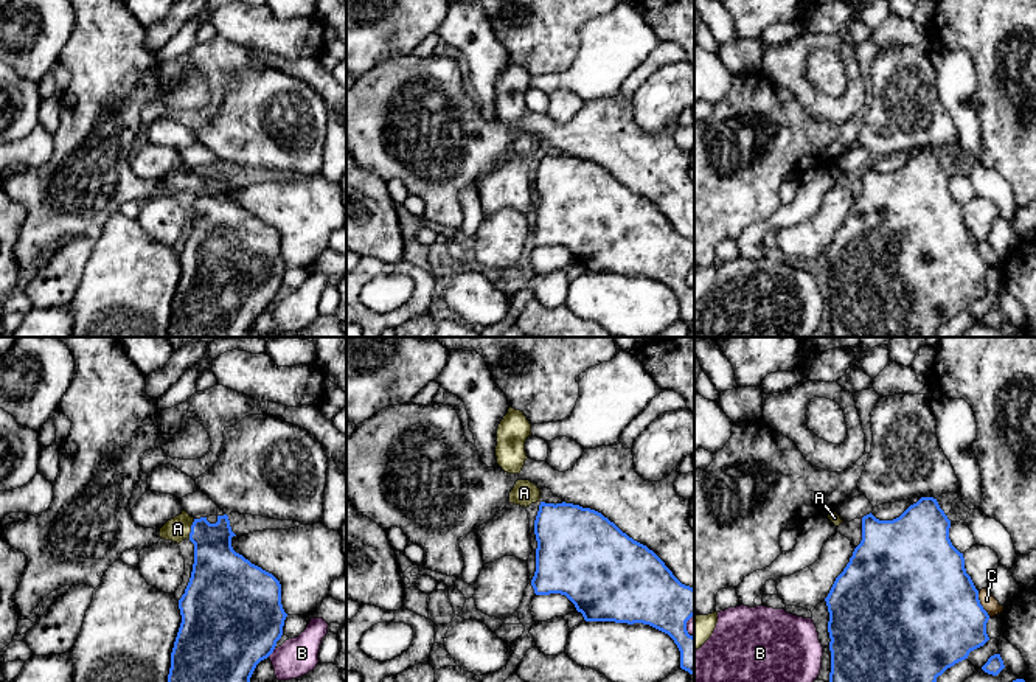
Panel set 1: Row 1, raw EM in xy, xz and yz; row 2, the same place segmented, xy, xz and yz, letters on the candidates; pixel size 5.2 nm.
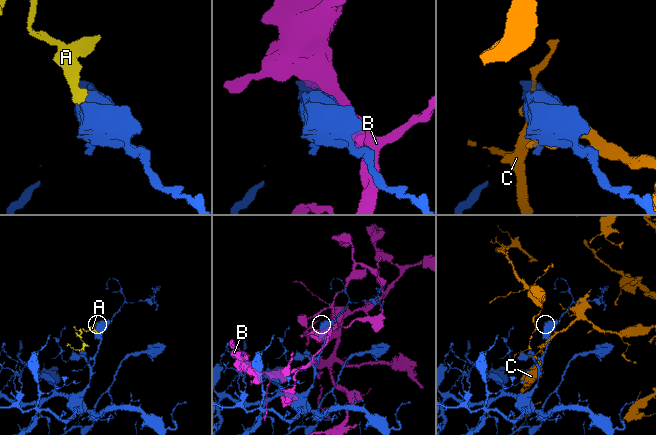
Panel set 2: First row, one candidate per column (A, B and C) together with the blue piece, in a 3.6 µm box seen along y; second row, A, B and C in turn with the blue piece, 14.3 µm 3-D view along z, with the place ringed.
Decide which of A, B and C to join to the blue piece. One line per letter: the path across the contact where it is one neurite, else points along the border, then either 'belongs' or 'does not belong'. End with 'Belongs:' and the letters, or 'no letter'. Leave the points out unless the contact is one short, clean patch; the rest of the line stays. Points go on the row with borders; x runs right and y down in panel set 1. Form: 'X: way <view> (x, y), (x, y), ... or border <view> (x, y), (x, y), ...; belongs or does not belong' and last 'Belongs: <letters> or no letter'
A: way xy (218, 569), (213, 550), (191, 528), (177, 528); belongs
B: does not belong
C: does not belong
Belongs: A

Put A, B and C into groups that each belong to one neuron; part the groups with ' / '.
A / B / C

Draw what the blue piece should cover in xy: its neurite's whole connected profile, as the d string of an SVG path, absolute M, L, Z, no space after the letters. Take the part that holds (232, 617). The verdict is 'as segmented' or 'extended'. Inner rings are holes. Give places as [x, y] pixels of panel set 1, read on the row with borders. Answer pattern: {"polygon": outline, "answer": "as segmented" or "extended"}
{"polygon": "M185 510L160 528L160 538L180 544L189 539L194 544L194 564L185 593L179 600L182 623L171 652L168 682L250 682L256 665L267 659L283 635L287 614L281 604L281 584L269 572L252 564L231 547L228 516L217 516L216 524L207 517L194 519Z", "answer": "extended"}

